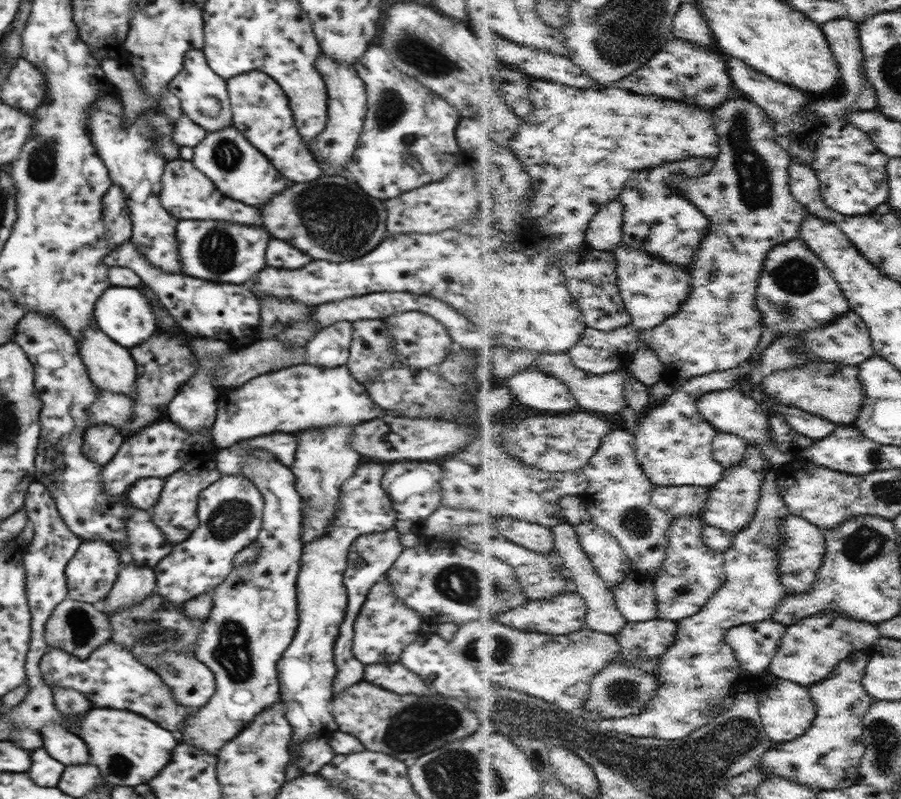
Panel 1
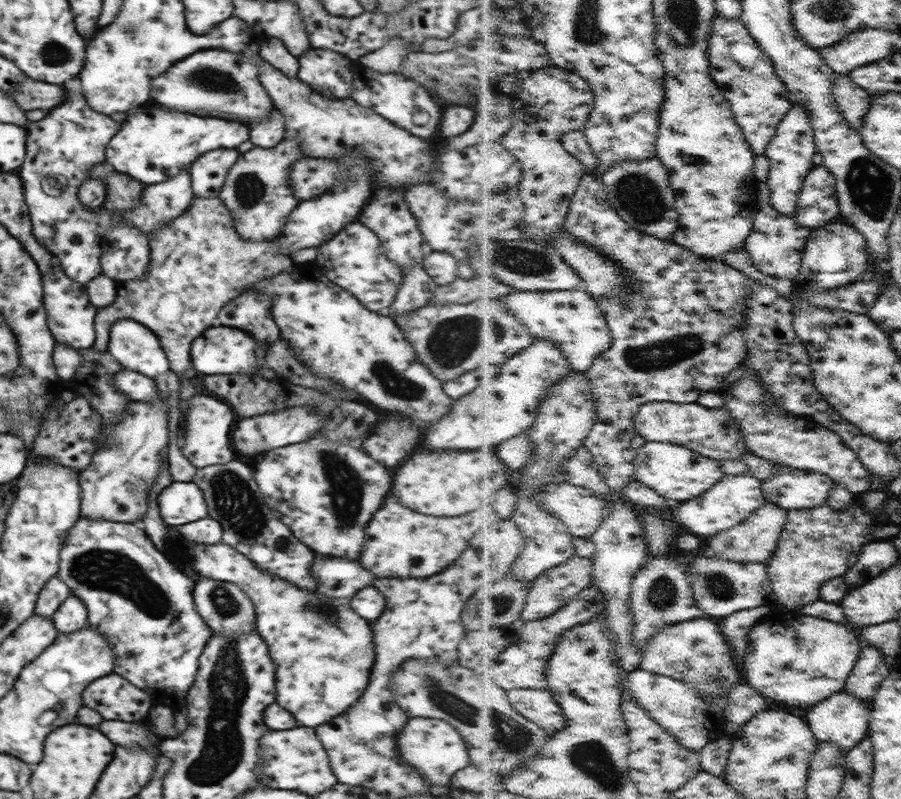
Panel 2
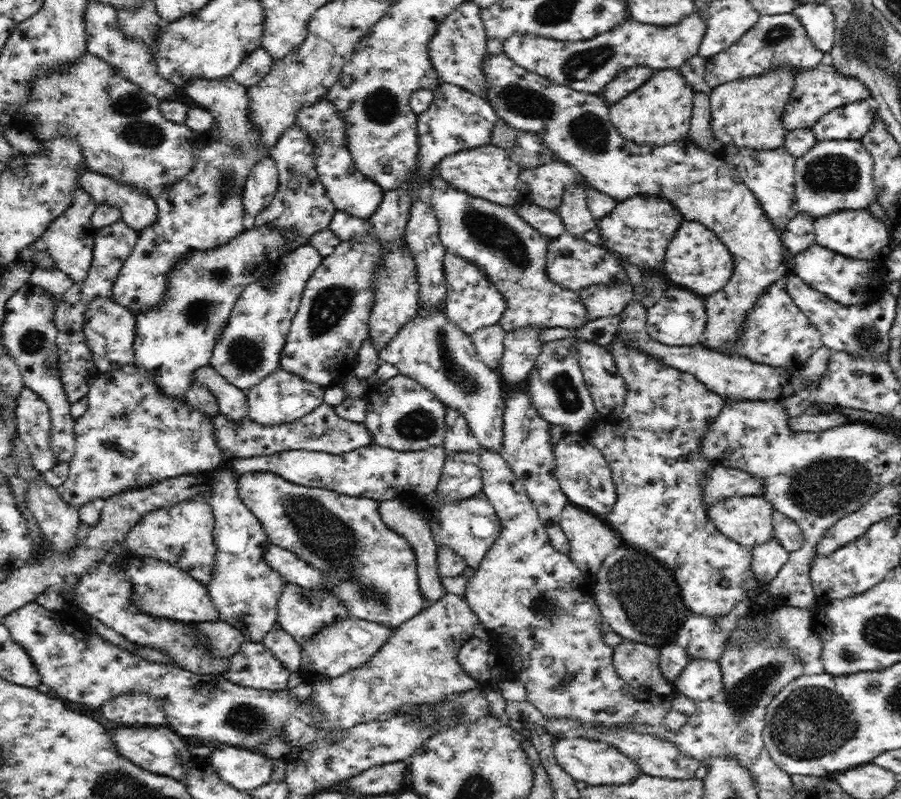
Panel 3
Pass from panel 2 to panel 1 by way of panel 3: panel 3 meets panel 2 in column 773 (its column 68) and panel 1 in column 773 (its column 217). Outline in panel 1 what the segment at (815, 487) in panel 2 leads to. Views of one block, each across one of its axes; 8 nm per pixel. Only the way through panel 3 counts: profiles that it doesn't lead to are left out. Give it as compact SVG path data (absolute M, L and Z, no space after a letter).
M738 386L700 396L698 408L701 410L703 419L710 421L719 431L738 434L738 436L745 438L749 444L762 448L762 454L772 462L774 469L783 468L794 460L794 453L784 452L774 443L770 409L760 404L756 398L748 396Z

